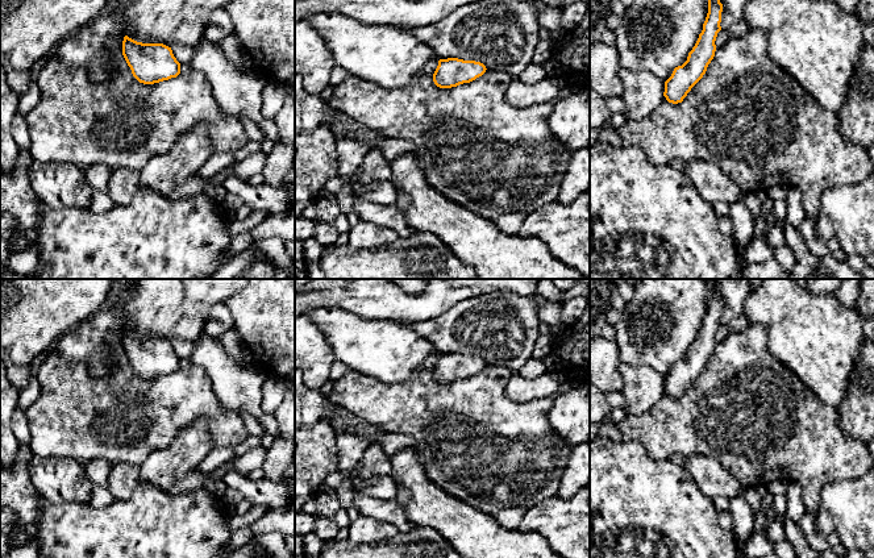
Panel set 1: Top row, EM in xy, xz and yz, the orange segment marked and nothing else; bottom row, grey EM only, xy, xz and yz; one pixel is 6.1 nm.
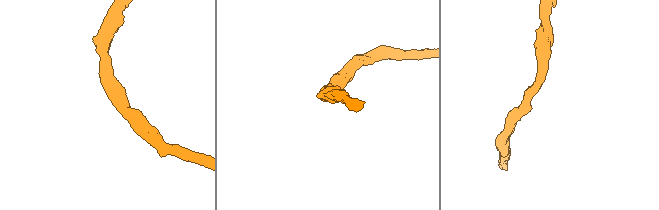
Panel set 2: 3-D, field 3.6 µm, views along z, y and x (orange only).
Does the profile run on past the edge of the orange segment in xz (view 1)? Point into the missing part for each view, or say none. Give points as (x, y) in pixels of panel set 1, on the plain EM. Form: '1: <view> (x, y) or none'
1: none

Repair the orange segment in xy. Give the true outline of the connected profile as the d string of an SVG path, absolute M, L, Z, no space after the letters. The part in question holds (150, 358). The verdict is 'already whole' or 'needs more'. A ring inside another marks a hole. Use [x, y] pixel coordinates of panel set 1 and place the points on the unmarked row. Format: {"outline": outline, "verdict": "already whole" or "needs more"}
{"outline": "M125 330L122 350L133 371L143 379L159 378L180 368L180 358L171 342L163 338L142 338Z", "verdict": "already whole"}

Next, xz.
{"outline": "M458 353L440 354L433 368L433 376L440 383L451 383L470 378L486 367L486 361L475 355Z", "verdict": "already whole"}

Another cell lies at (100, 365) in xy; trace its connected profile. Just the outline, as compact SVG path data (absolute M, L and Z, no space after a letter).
M109 351L108 354L96 353L90 361L90 375L92 378L104 378L112 371L115 363L115 351Z

